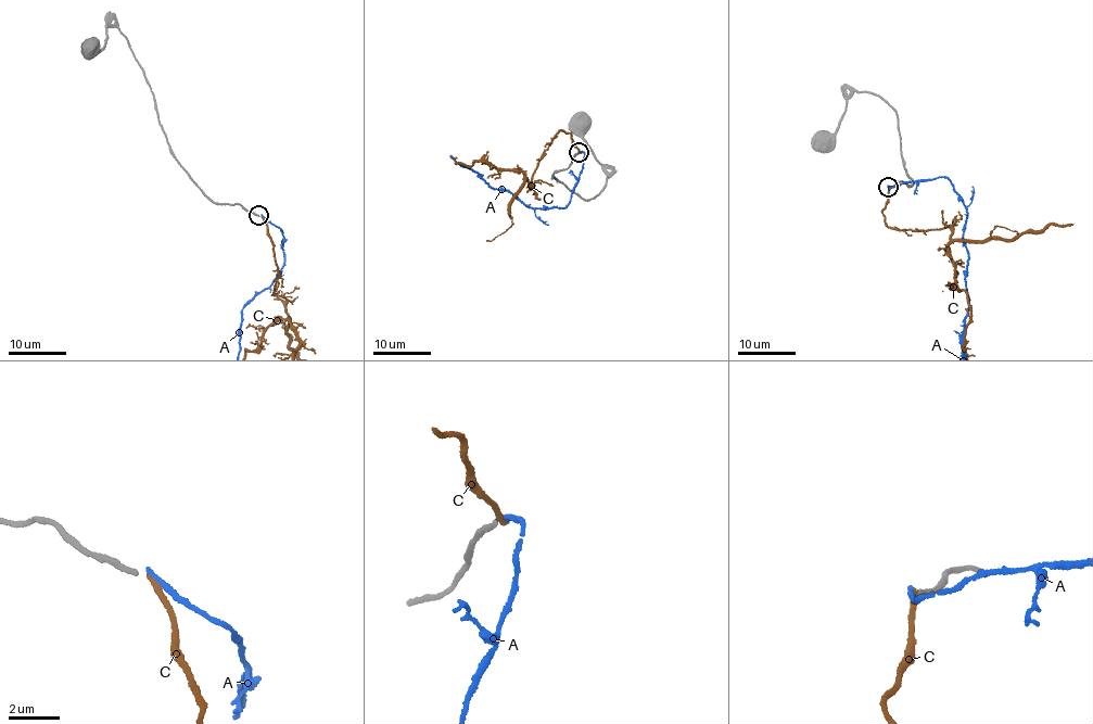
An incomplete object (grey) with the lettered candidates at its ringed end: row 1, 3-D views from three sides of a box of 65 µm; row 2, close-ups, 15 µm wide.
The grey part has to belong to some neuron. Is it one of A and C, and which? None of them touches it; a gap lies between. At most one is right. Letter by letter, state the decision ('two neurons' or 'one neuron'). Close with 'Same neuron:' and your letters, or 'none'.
A: two neurons
C: two neurons
Same neuron: none

